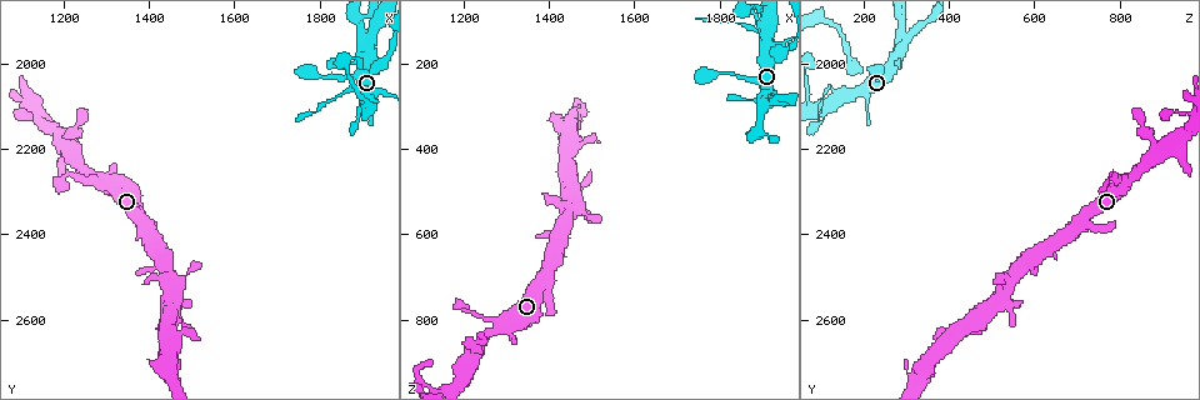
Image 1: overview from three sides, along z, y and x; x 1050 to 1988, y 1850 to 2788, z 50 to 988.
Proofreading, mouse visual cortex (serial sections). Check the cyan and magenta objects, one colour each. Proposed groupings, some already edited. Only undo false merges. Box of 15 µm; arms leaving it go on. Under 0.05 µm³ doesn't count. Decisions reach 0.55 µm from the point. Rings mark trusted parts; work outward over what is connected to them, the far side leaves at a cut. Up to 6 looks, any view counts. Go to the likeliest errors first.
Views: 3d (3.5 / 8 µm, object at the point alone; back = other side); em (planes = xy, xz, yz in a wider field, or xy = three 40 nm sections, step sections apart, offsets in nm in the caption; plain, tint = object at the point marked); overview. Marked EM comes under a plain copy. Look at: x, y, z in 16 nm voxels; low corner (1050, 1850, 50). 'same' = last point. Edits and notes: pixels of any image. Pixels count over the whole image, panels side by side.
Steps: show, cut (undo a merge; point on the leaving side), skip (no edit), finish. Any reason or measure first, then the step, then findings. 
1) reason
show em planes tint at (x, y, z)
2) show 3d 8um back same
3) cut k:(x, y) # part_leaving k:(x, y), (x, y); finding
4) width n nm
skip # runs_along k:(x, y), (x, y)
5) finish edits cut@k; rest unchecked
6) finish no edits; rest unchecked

two arms in line, one across
show 3d 3.5um at (1905, 1990, 275)

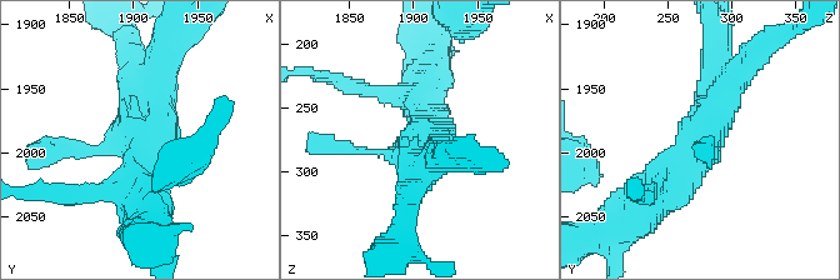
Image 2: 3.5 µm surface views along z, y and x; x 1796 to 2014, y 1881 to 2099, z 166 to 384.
show em planes tint at (1908, 1990, 278)

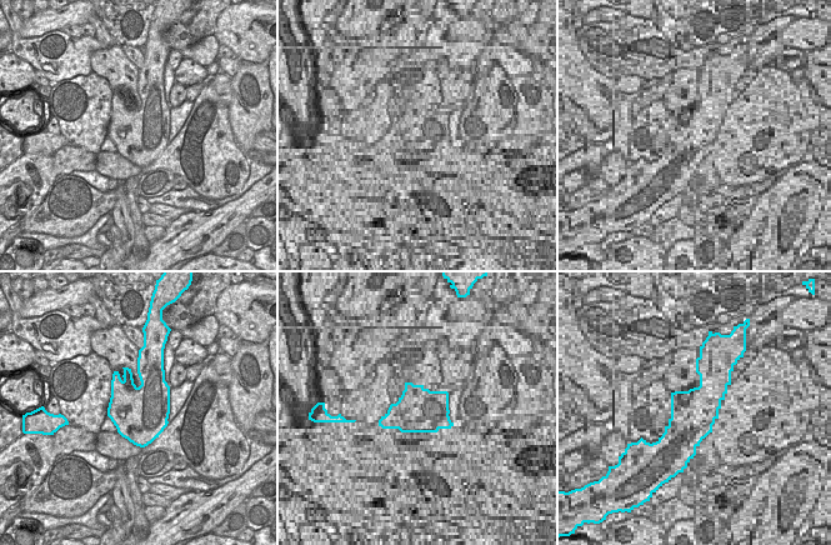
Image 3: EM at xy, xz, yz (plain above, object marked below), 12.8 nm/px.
show em xy step 1 tint same

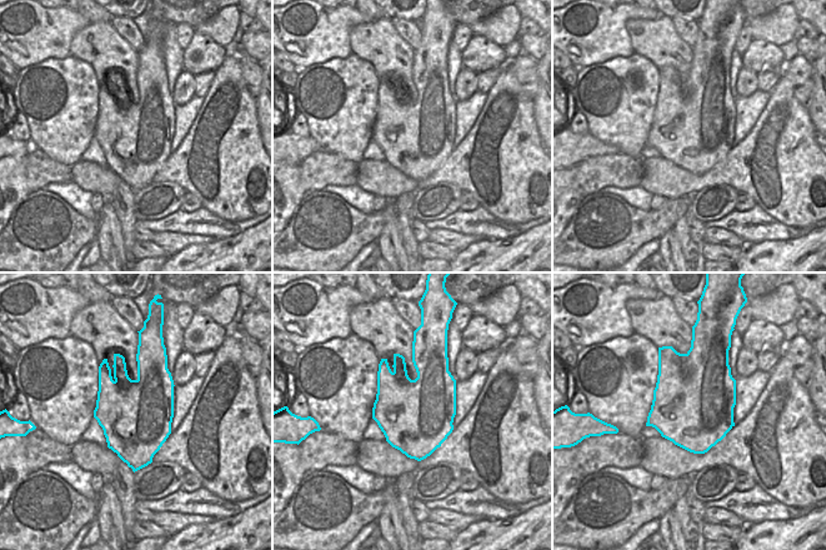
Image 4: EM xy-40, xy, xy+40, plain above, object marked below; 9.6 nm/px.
skip # runs_along 2:(640, 208), (685, 174), (743, 66); continuous, no second cell

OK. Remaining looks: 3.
a narrow waist
show 3d 8um at (1200, 2265, 775)

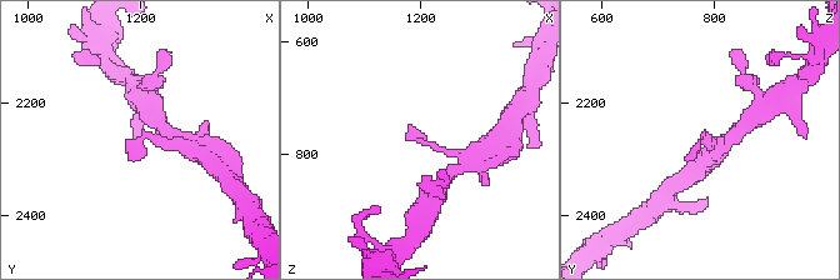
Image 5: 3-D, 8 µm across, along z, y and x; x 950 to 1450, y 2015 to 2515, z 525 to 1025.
now the EM
show em xy step 1 tint at (1205, 2270, 775)

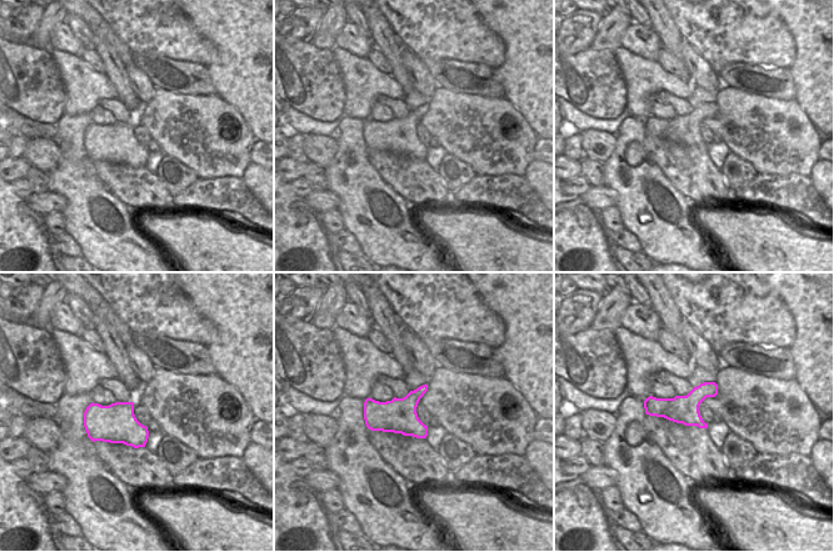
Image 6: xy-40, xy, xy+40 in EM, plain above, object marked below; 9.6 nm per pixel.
skip # runs_along 5:(450, 153), (416, 140), (409, 125); continuous, no second cell

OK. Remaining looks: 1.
finish no edits; rest unchecked

